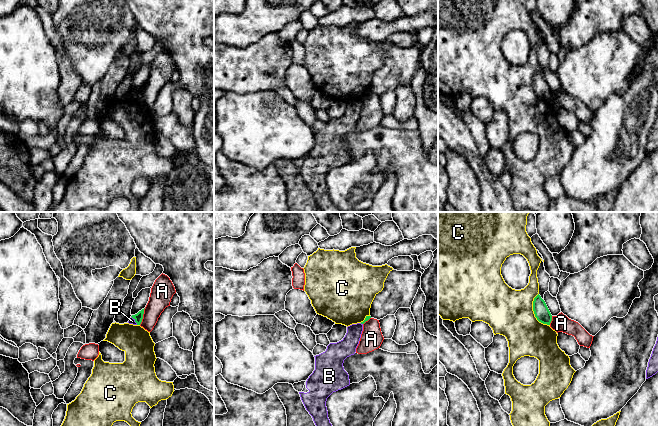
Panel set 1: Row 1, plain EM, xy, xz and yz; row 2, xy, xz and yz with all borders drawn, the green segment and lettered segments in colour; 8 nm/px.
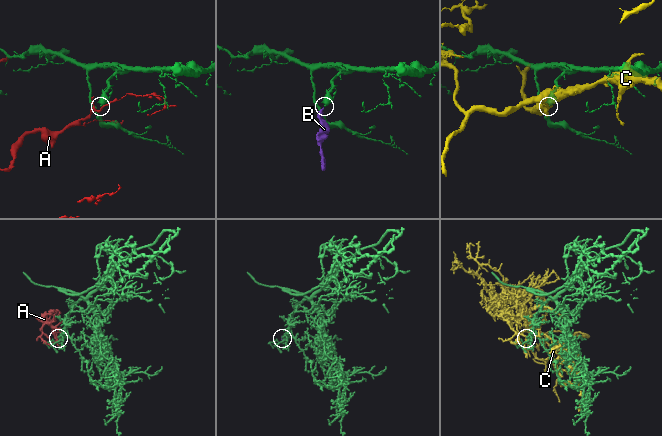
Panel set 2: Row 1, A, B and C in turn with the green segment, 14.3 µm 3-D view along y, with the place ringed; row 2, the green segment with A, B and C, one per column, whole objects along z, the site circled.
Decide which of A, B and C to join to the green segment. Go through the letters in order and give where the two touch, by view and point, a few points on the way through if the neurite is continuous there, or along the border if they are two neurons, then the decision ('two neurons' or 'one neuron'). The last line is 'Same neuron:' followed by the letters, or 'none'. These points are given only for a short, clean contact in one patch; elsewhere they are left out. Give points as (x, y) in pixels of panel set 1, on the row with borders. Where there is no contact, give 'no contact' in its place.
A: meets green in xy at (142, 316); two neurons
B: meets green in xy at (135, 320); border along xy (131, 316), (137, 324); two neurons
C: meets green in yz at (534, 312); two neurons
Same neuron: none

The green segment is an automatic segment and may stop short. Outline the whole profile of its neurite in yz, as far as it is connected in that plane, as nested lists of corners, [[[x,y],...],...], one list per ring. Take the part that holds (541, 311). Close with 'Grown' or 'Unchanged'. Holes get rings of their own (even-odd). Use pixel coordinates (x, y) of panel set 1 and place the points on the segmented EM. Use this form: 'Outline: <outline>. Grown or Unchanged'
Outline: [[[538,294],[533,301],[533,311],[537,320],[543,324],[550,325],[552,315],[545,303],[545,301]]]. Unchanged

